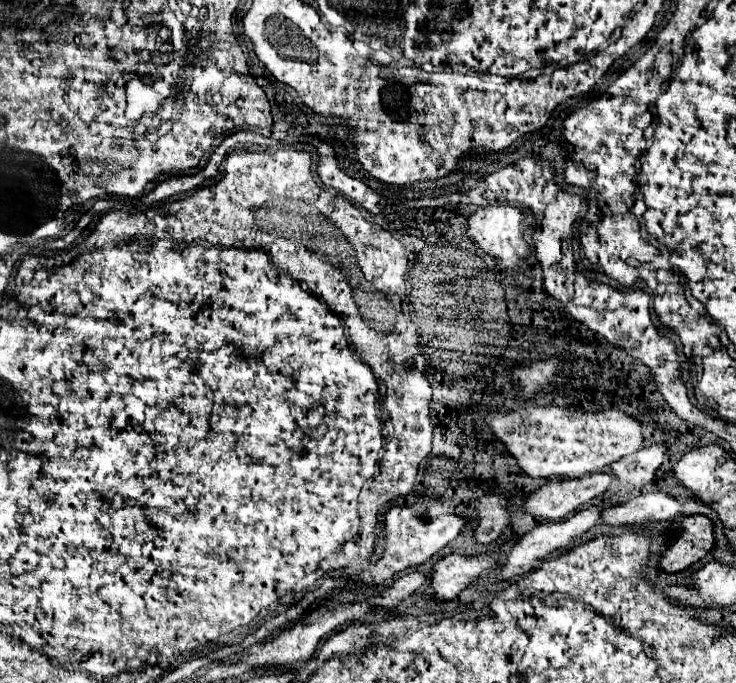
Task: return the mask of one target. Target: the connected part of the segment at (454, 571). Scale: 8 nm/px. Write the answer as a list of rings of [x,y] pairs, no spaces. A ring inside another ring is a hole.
[[[445,555],[439,559],[429,573],[431,595],[437,601],[451,601],[463,591],[471,581],[479,575],[497,567],[499,555],[483,555],[483,557],[463,557],[463,555]]]

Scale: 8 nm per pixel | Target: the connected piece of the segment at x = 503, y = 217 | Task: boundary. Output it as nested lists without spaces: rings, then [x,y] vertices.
[[[485,207],[469,217],[467,237],[477,243],[487,255],[495,257],[503,269],[517,269],[527,263],[527,255],[531,253],[529,245],[523,239],[523,211],[517,207]]]

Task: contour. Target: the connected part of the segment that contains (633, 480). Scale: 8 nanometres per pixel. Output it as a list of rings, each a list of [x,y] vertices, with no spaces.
[[[651,445],[647,449],[639,449],[637,453],[625,456],[623,461],[617,461],[611,465],[613,475],[627,487],[641,489],[655,481],[655,473],[665,461],[667,445]]]

